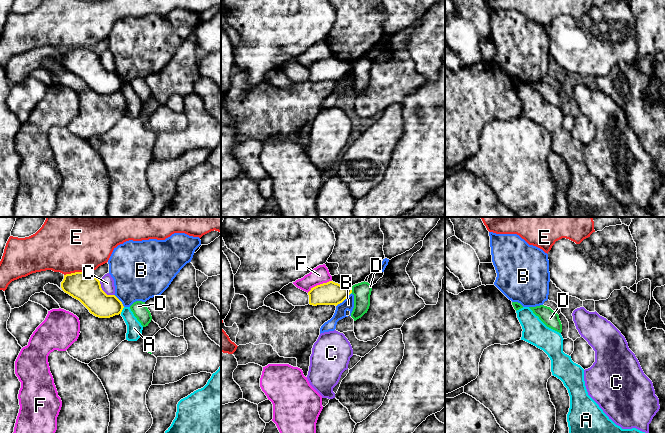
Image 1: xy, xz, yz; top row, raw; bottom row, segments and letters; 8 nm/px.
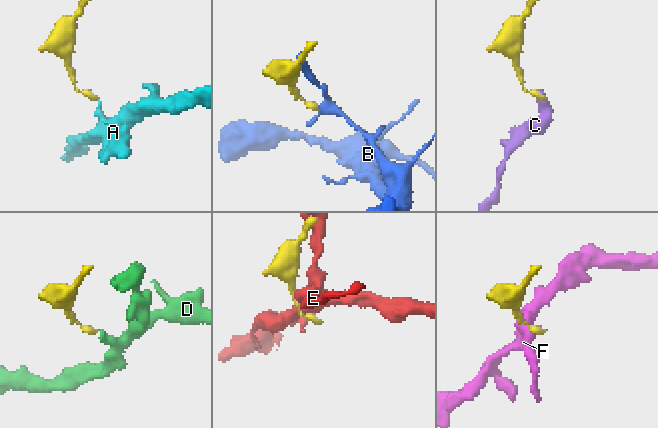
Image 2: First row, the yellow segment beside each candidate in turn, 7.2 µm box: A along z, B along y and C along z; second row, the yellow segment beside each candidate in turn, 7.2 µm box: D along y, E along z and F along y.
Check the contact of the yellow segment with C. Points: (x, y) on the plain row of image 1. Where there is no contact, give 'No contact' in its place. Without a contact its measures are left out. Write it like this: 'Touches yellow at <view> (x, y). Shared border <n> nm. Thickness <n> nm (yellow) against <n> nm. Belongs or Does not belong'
Touches yellow at xy (102, 66). Shared border 170 nm. Thickness 240 nm (yellow) against 110 nm. Does not belong

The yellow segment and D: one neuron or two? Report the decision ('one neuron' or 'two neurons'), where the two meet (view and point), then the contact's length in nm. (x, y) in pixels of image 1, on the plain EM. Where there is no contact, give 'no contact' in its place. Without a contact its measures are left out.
two neurons | xz (351, 66) | 50 nm

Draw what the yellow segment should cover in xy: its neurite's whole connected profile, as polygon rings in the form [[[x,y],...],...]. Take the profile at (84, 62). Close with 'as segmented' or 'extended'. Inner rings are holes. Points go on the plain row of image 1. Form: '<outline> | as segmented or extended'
[[[75,48],[64,51],[62,66],[79,76],[91,90],[110,94],[121,90],[124,82],[115,71],[107,71],[98,56],[90,48]]] | as segmented

